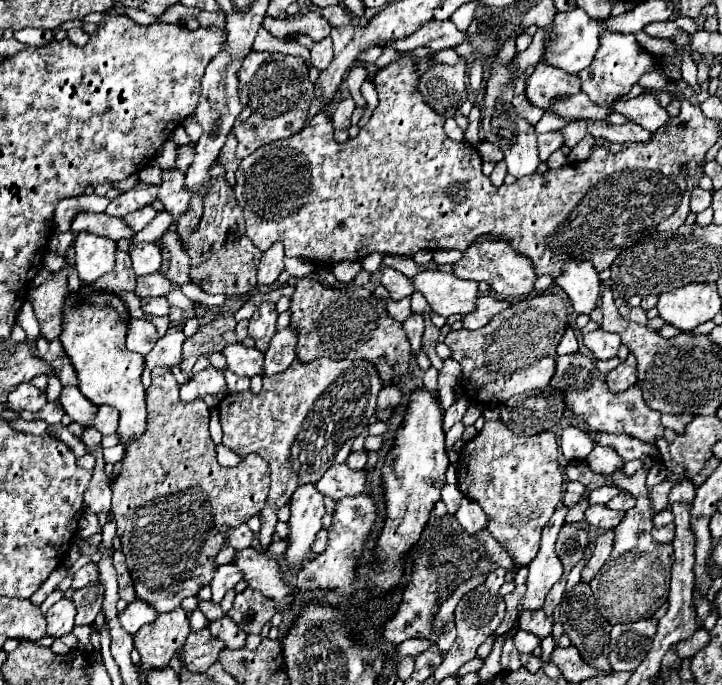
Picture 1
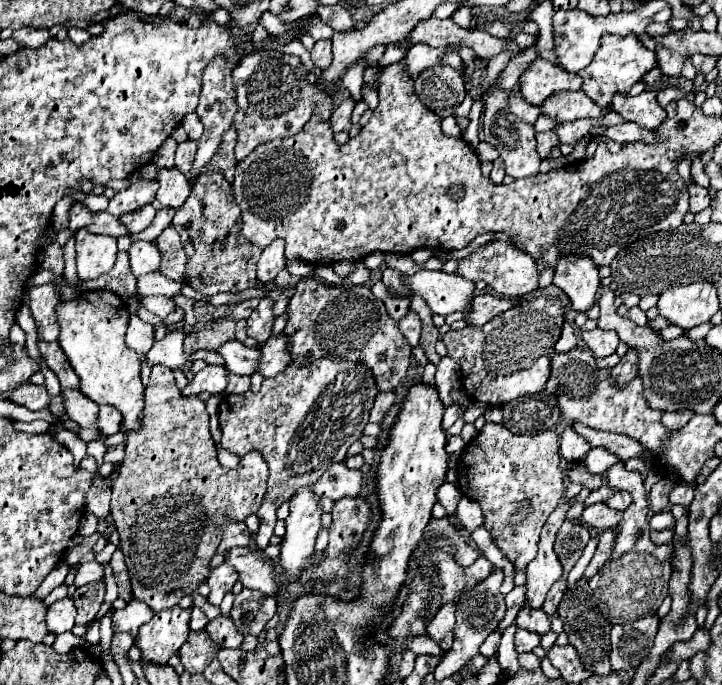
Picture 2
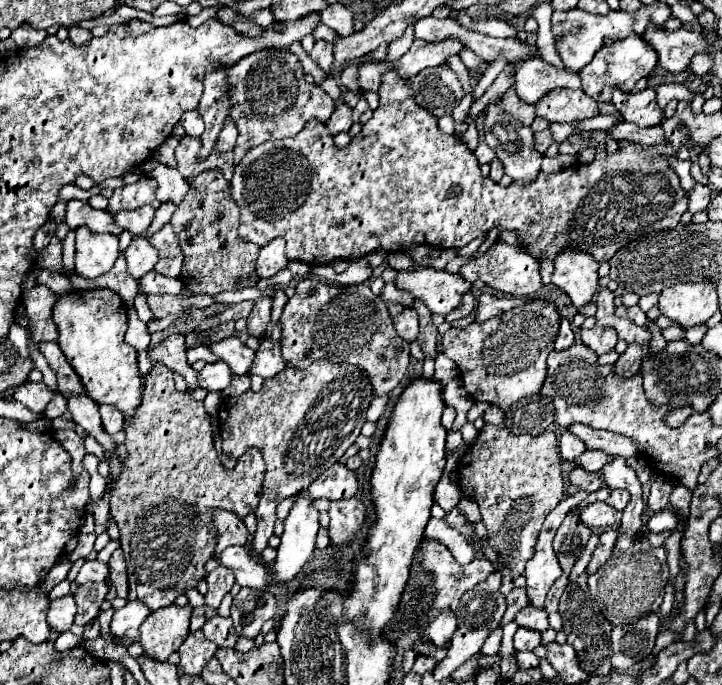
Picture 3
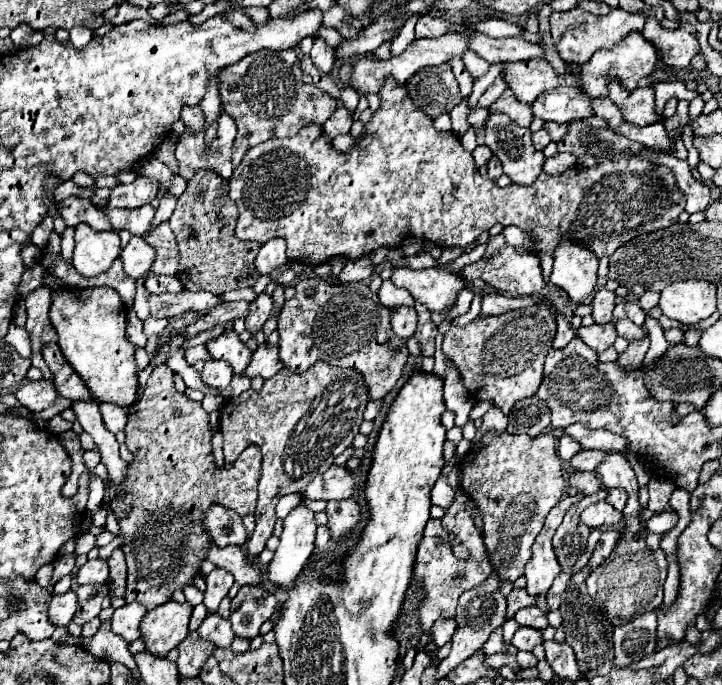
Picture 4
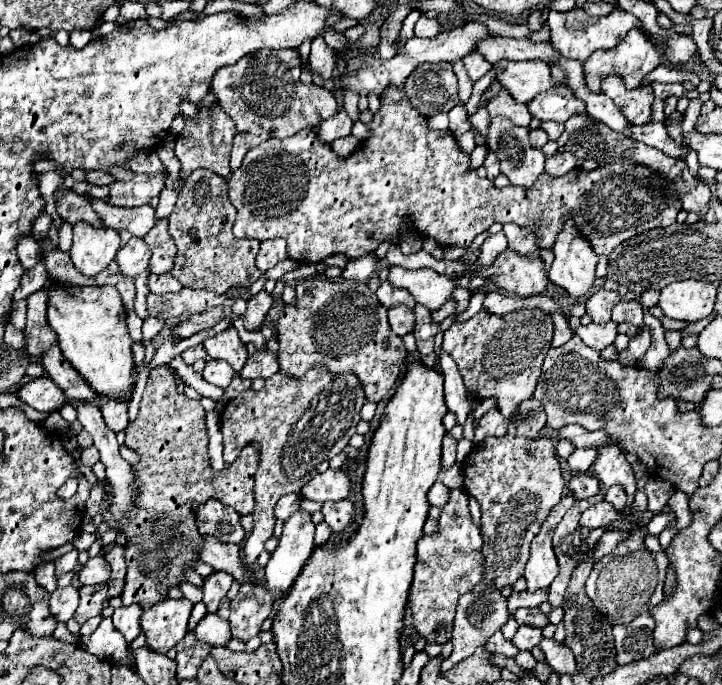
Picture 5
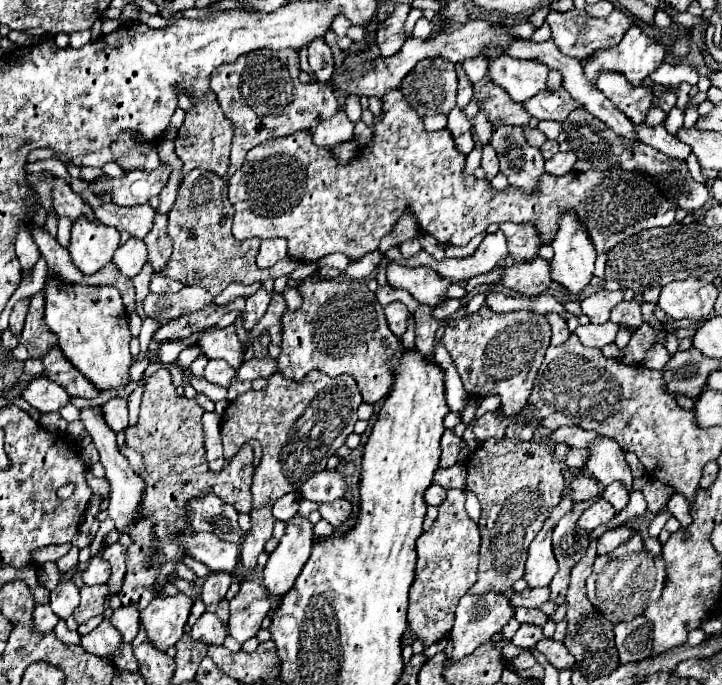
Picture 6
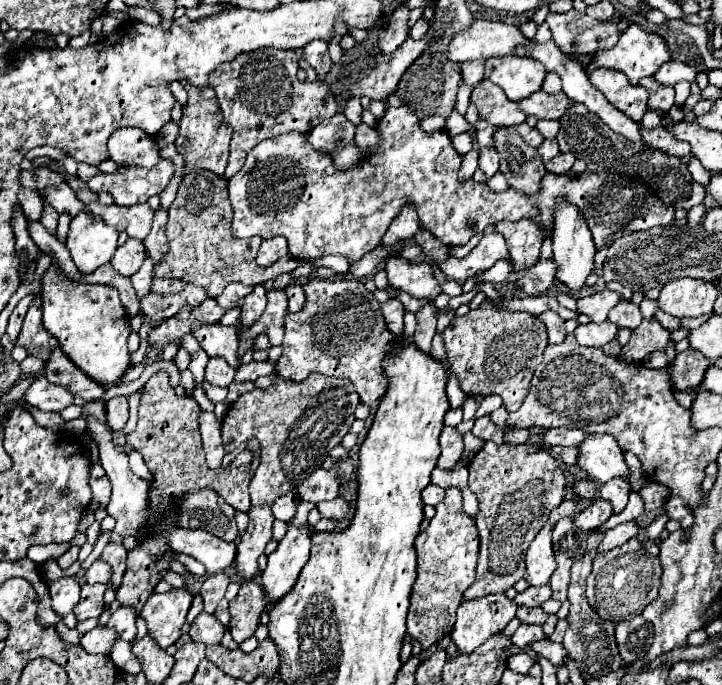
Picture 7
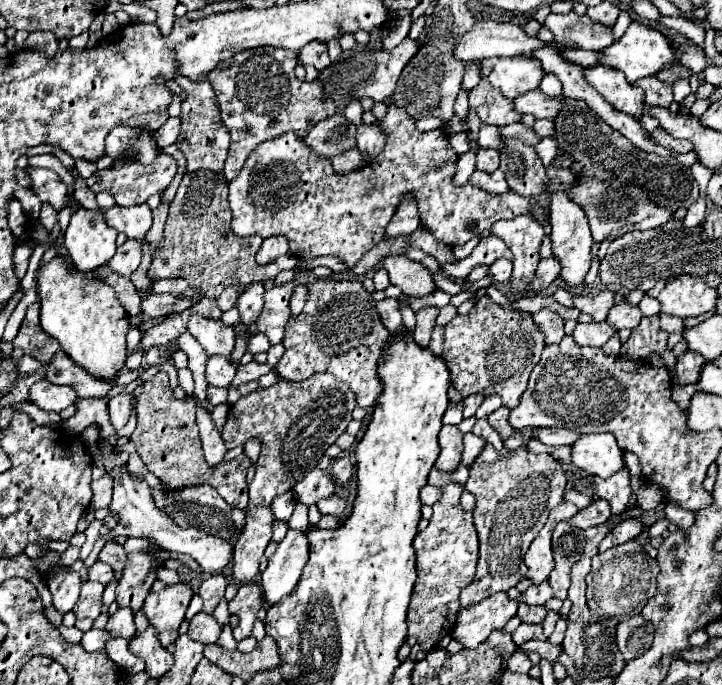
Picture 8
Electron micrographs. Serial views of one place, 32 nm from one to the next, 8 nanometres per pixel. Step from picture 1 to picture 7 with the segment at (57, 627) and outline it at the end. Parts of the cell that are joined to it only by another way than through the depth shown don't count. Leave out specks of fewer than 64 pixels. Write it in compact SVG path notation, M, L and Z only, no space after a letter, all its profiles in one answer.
M74 576L60 578L50 586L50 598L52 598L52 610L64 618L74 610L74 606L80 600L80 584L76 582Z

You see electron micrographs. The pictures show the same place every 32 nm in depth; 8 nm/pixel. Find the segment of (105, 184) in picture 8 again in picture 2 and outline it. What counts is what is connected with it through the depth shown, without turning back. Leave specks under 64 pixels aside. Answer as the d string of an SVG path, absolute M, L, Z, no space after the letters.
M138 180L128 190L116 192L116 196L110 200L110 206L106 208L106 212L114 214L114 216L122 216L122 214L138 210L146 204L152 204L156 198L156 190L158 190L158 182Z

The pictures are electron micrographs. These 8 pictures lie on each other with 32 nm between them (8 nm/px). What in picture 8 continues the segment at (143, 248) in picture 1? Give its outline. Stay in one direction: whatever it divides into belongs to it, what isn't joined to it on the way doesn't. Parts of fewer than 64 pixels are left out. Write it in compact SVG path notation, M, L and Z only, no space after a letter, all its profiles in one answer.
M126 240L122 246L118 246L118 250L110 258L108 266L120 276L130 276L140 266L140 260L142 260L142 242Z

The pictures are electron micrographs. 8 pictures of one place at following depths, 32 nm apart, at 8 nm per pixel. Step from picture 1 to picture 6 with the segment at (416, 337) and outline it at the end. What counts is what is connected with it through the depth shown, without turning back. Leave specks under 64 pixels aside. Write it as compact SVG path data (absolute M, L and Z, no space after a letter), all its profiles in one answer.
M392 302L386 306L386 320L388 320L388 326L390 330L396 334L396 336L402 336L408 328L408 320L410 320L412 312L408 312L408 308L400 302Z

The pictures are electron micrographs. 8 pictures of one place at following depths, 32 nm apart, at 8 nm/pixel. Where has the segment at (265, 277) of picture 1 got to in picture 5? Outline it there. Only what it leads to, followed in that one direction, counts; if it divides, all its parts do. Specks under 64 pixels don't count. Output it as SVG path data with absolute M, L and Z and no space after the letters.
M272 238L272 240L264 240L260 246L260 252L256 256L256 268L260 272L266 272L270 268L274 268L278 262L286 260L286 240L284 238Z

